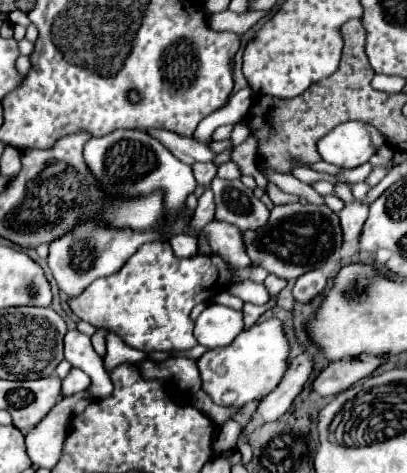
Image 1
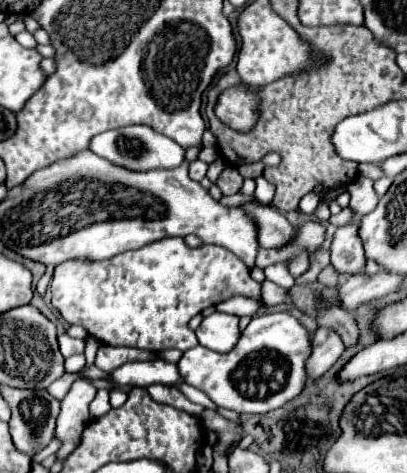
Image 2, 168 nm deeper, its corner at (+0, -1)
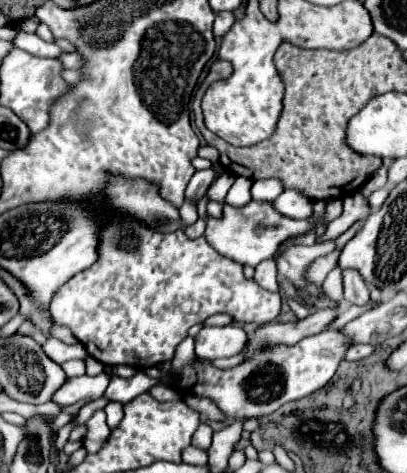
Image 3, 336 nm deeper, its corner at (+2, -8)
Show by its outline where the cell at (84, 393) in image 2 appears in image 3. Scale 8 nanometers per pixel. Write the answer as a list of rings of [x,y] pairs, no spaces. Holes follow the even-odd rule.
[[[100,372],[98,376],[84,374],[78,378],[70,378],[68,384],[64,384],[64,388],[60,388],[60,392],[56,392],[52,402],[76,404],[76,402],[84,400],[86,404],[90,404],[104,396],[104,390],[108,388],[110,380],[112,380],[112,374],[106,374],[106,372]]]

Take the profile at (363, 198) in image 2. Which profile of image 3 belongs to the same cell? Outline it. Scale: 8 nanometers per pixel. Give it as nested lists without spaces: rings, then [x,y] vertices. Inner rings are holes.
[[[324,240],[320,244],[314,246],[286,246],[282,252],[276,254],[276,266],[278,272],[290,280],[296,288],[304,288],[308,294],[322,294],[322,290],[314,284],[308,284],[304,280],[304,270],[306,266],[316,260],[318,256],[324,256],[328,252],[332,252],[332,248],[336,248],[336,240]]]

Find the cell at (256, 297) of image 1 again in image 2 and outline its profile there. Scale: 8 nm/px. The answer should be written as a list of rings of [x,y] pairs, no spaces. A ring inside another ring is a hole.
[[[232,297],[228,301],[218,303],[216,305],[216,311],[230,313],[230,315],[236,315],[236,317],[244,317],[244,315],[254,315],[258,307],[260,307],[260,303],[254,301],[254,299],[248,299],[248,297]]]

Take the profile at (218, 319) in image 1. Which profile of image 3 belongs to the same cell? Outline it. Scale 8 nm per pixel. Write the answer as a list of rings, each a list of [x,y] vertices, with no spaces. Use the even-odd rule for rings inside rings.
[[[204,326],[196,336],[196,356],[206,360],[230,358],[246,344],[246,332],[236,326]]]

